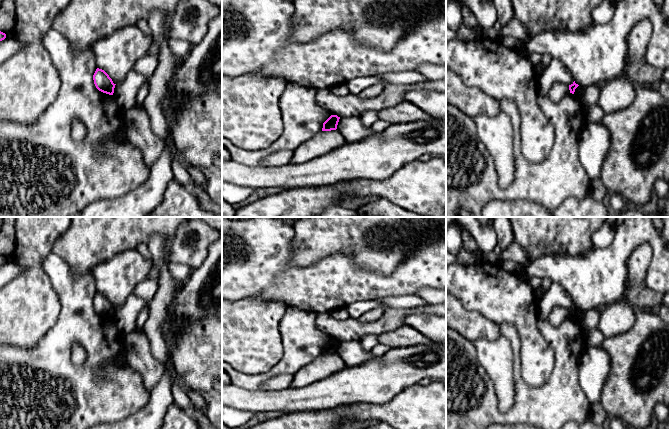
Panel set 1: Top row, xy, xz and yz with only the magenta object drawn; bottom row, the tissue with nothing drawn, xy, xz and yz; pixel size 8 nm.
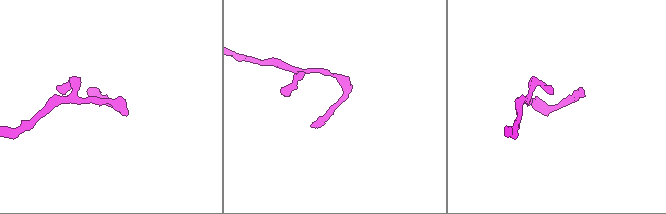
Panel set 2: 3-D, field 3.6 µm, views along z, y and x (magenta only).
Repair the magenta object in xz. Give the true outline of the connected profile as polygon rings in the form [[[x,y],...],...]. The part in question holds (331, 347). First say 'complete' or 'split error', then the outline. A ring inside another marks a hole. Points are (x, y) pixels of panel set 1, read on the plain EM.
complete; [[[331,339],[324,347],[322,355],[336,354],[340,341]]]

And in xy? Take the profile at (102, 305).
complete; [[[97,292],[93,304],[96,312],[106,318],[113,319],[115,309],[109,299],[102,293]]]

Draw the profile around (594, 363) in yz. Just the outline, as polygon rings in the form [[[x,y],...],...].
[[[585,346],[583,348],[578,358],[578,377],[590,405],[601,400],[610,368],[610,356],[602,347]]]

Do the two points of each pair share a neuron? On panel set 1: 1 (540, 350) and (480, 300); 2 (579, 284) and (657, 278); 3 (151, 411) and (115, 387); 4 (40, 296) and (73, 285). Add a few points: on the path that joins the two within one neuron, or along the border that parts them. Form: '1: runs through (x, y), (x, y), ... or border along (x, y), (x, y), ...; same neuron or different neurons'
1: runs through (529, 333), (497, 300); same neuron
2: runs through (606, 264), (632, 238), (648, 238), (658, 251); same neuron
3: border along (150, 392), (148, 402), (125, 418); different neurons
4: border along (44, 270), (57, 295), (60, 304), (59, 314); different neurons

